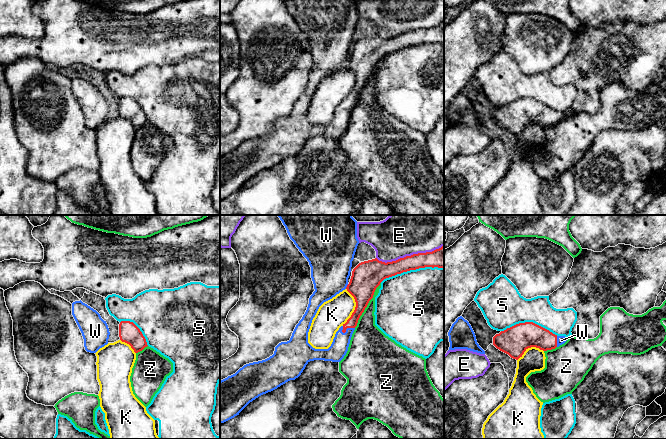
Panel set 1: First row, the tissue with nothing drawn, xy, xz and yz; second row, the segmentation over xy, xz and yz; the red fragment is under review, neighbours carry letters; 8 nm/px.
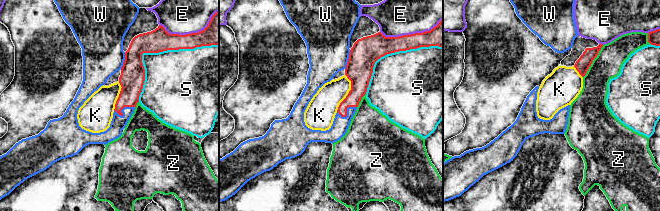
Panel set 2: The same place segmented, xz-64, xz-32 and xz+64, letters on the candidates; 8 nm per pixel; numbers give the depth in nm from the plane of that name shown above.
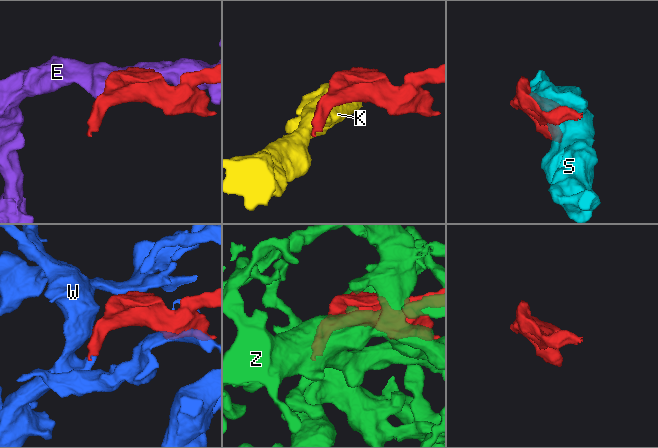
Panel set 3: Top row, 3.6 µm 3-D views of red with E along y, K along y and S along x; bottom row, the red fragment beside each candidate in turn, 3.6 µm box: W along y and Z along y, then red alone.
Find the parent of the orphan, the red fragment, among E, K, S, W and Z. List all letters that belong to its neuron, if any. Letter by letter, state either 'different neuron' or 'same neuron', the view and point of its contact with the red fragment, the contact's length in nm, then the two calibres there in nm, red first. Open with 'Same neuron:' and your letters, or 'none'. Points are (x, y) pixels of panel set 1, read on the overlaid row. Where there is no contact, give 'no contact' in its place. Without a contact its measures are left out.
Same neuron: W
E: different neuron | xz (409, 256) | 550 nm | 150/440 nm
K: different neuron | xz (355, 307) | 300 nm | 220/240 nm
S: different neuron | xz (411, 269) | 550 nm | 150/480 nm
W: same neuron | xz (347, 327) | 120 nm | 110/140 nm
Z: different neuron | xz (367, 304) | 420 nm | 240/220 nm

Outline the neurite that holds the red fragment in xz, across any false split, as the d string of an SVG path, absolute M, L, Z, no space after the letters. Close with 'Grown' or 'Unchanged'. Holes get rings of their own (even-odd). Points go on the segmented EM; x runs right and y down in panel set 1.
M278 215L285 226L290 239L294 242L299 251L309 262L311 267L311 278L315 291L309 298L309 304L302 319L296 325L289 341L281 342L275 347L274 354L269 358L244 365L235 374L228 376L220 381L220 424L224 423L239 413L253 400L259 396L271 392L290 380L298 378L306 365L310 361L324 360L332 362L340 362L348 351L352 334L357 326L358 320L369 301L373 298L376 288L380 283L389 277L416 270L425 267L444 268L444 246L432 252L418 253L406 256L392 262L382 262L377 258L359 263L353 270L352 261L359 244L357 238L357 221L352 215ZM343 290L347 290L355 299L356 307L351 317L336 332L331 346L328 349L315 349L308 343L308 332L319 307L326 301L332 299Z. Grown

